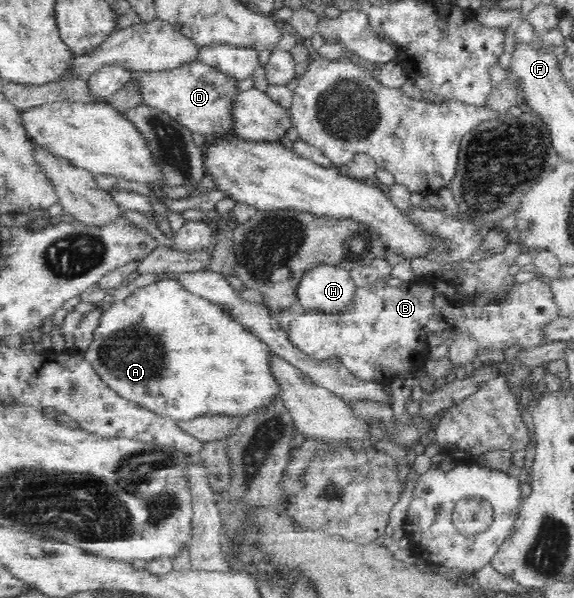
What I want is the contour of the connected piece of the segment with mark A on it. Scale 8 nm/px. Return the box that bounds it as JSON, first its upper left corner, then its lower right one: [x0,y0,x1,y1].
[84,278,281,421]

